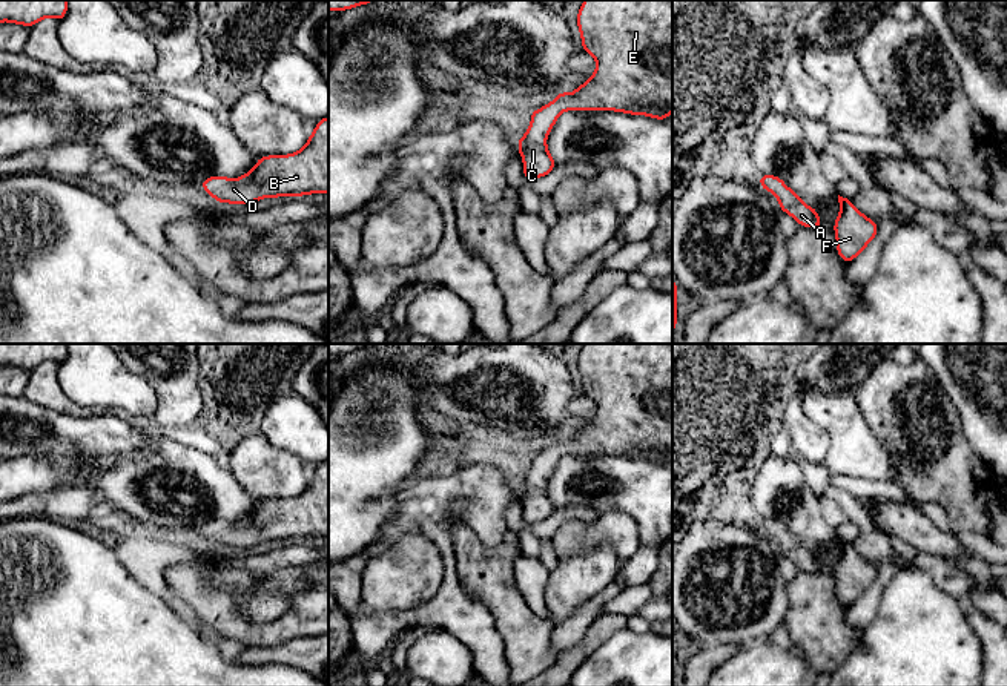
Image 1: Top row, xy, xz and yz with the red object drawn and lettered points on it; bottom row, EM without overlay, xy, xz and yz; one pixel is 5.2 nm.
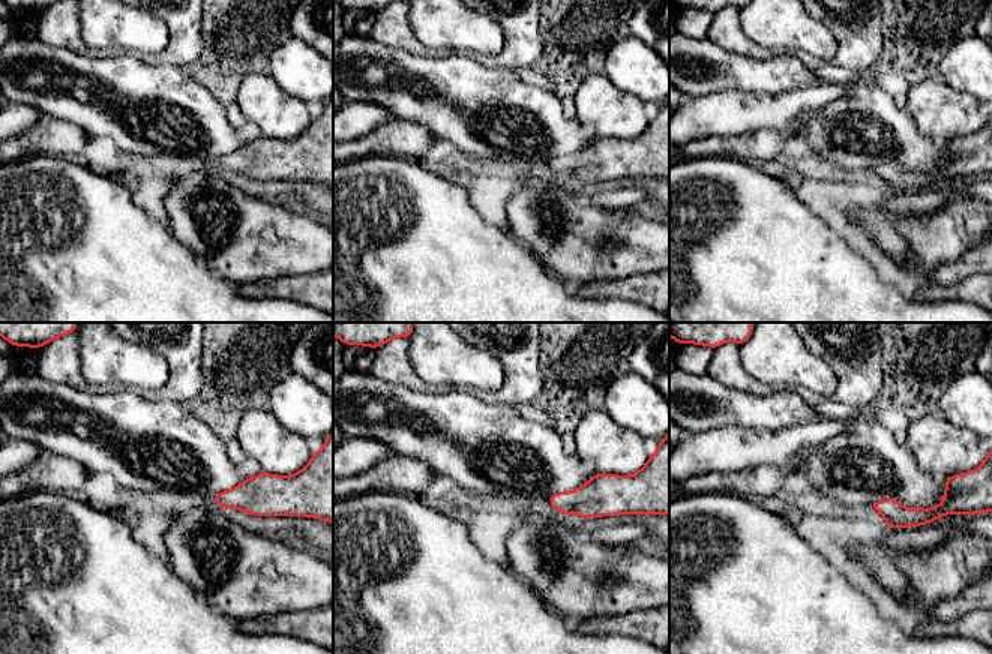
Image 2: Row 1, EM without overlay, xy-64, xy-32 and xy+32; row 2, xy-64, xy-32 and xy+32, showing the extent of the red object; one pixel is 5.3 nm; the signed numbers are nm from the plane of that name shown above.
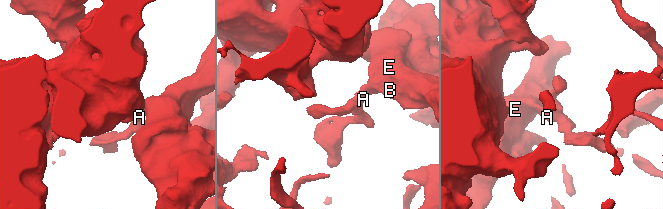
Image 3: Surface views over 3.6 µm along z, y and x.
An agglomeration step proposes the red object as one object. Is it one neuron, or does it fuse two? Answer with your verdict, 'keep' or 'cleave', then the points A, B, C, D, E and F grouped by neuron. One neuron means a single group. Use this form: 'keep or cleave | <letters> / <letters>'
keep | A B C D E F

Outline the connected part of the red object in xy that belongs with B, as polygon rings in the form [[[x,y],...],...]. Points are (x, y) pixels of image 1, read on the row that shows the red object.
[[[329,117],[318,121],[307,144],[290,155],[269,155],[258,158],[256,166],[239,178],[207,176],[203,190],[220,204],[250,204],[261,198],[302,196],[309,193],[329,193]]]

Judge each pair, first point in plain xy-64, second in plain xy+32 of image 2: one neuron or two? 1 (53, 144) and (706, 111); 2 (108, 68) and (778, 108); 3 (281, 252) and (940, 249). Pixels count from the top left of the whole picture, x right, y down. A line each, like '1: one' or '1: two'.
1: two
2: two
3: two

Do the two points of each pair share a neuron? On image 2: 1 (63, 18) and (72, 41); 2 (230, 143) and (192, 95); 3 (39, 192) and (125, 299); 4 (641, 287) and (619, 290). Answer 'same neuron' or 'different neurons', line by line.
1: same neuron
2: same neuron
3: same neuron
4: same neuron

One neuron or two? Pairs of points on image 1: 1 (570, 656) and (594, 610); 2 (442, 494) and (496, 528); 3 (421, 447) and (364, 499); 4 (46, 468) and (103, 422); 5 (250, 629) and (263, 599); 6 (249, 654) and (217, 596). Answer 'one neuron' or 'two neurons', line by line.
1: two neurons
2: one neuron
3: one neuron
4: two neurons
5: two neurons
6: two neurons

